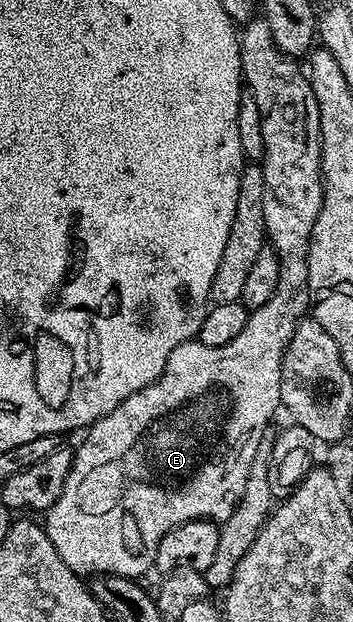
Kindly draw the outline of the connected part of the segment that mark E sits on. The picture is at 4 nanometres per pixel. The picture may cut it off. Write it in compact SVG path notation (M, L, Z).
M254 16L250 18L248 22L244 23L243 29L239 34L239 41L241 44L241 76L244 85L247 87L248 93L253 95L255 104L259 104L259 116L261 117L261 127L263 128L265 157L262 158L259 163L261 171L263 172L263 184L265 185L265 191L263 191L263 220L265 221L265 236L268 245L273 247L273 250L277 253L277 259L279 260L279 282L275 284L275 290L271 292L271 298L267 300L267 304L263 304L260 306L260 308L250 313L247 324L243 324L243 330L239 332L239 336L235 336L235 340L227 340L227 344L223 344L222 346L208 346L207 344L203 344L202 342L198 342L196 340L191 342L180 342L180 344L178 344L178 346L175 348L175 352L171 352L171 356L167 356L167 364L165 365L164 372L161 373L161 375L156 380L154 380L150 386L143 388L139 392L135 392L131 396L127 396L127 400L123 400L123 404L119 404L119 408L115 408L111 412L107 412L107 416L103 416L98 420L98 422L94 422L92 426L88 427L88 429L84 431L83 437L85 437L85 439L83 439L82 442L78 444L78 446L75 446L75 449L73 450L73 463L67 472L67 480L63 484L61 495L57 500L55 500L55 504L51 504L51 508L44 511L43 514L43 518L45 518L43 519L43 525L45 527L45 531L47 532L47 536L51 540L51 544L55 546L55 552L59 552L59 556L63 560L63 564L67 564L67 568L71 568L76 574L80 574L82 576L100 576L102 574L114 574L120 578L131 578L134 580L140 579L142 577L140 574L145 574L148 572L148 570L152 571L154 569L153 557L159 548L159 540L163 540L163 536L167 536L167 532L171 532L171 528L182 526L182 524L185 522L195 522L198 520L208 520L214 524L220 524L227 521L227 519L231 516L231 512L236 508L236 506L239 504L239 500L243 496L243 488L247 485L247 472L251 472L251 460L255 460L255 452L259 452L259 444L267 436L267 430L265 430L265 428L268 426L269 421L272 420L273 413L275 413L276 410L279 410L279 407L281 406L279 380L281 379L281 365L283 364L285 349L291 340L291 336L295 332L295 328L297 327L298 322L300 322L302 318L306 317L306 315L308 315L311 310L311 299L309 296L309 241L311 240L311 232L315 228L315 220L319 216L319 208L323 204L323 196L325 195L325 186L321 182L321 133L319 132L319 104L315 104L315 92L311 92L311 84L309 83L306 71L302 69L302 67L300 70L300 68L297 67L300 65L298 65L294 59L288 58L287 55L284 54L284 52L282 52L282 50L280 50L280 48L275 44L275 36L271 36L271 28L267 28L264 17Z

